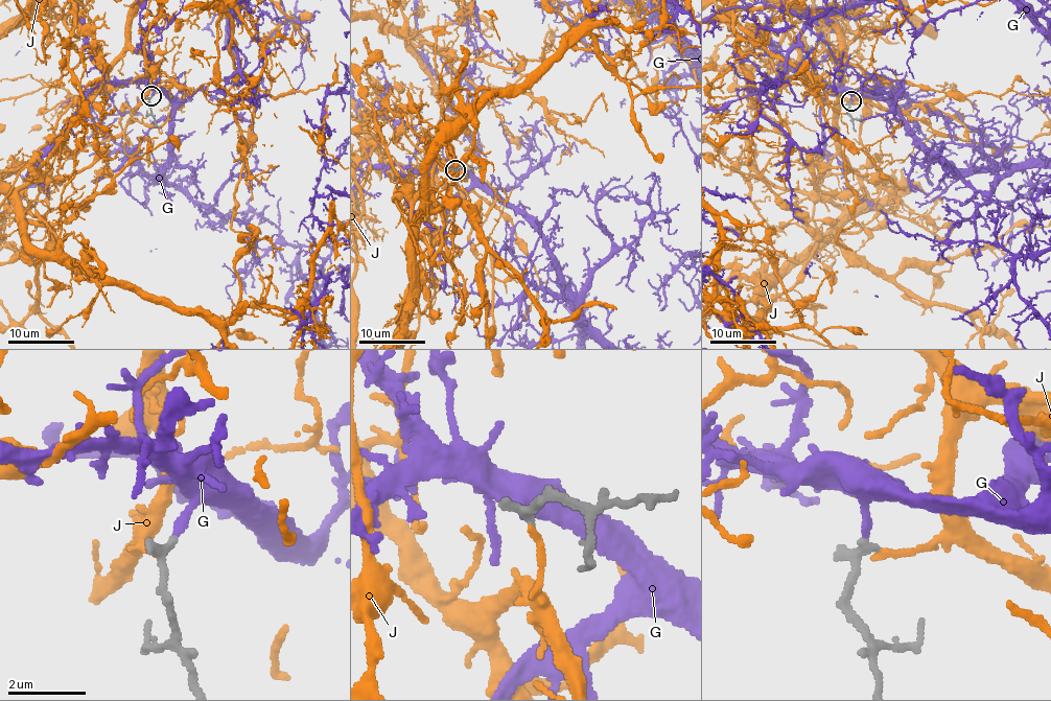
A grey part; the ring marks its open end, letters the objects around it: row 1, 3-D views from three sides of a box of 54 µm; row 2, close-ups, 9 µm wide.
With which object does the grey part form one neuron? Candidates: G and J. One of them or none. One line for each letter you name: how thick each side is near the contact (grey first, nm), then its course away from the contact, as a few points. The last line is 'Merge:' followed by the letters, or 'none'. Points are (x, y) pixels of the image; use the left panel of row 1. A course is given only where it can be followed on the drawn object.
G: calibres 280 and 180 nm
Merge: G

